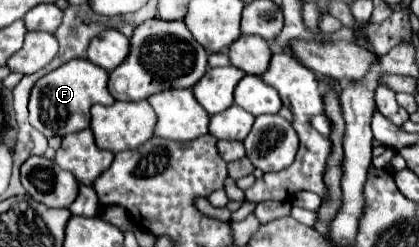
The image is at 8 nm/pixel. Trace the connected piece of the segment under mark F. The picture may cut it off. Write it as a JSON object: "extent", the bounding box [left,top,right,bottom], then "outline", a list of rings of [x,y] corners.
{"extent":[30,58,114,136],"outline":[[[84,58],[70,60],[50,74],[42,76],[30,94],[30,124],[40,130],[44,136],[66,136],[88,128],[90,124],[90,106],[92,104],[114,104],[114,98],[108,92],[108,72],[90,64]]]}

